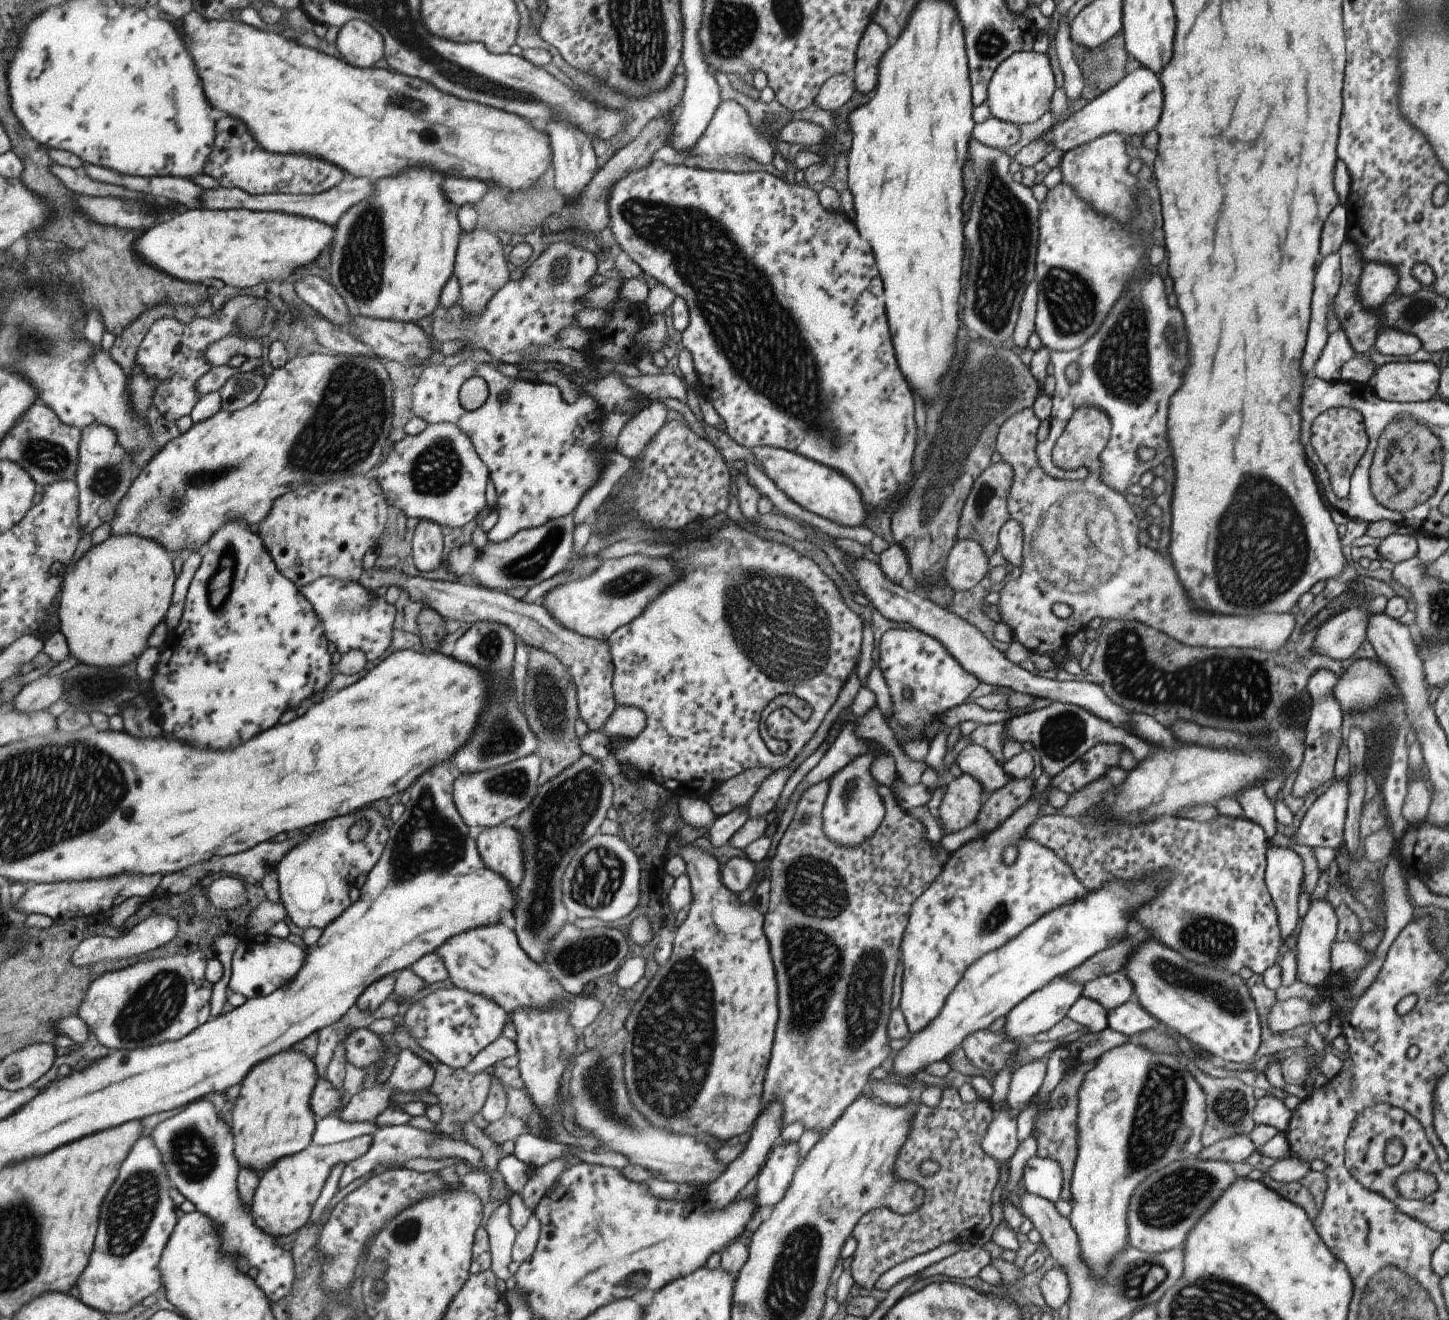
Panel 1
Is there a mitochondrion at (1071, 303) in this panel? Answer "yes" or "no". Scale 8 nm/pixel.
yes

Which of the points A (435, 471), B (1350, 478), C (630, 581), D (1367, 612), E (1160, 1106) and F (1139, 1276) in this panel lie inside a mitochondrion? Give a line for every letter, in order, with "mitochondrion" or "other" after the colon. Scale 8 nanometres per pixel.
A: mitochondrion
B: other
C: mitochondrion
D: other
E: mitochondrion
F: mitochondrion

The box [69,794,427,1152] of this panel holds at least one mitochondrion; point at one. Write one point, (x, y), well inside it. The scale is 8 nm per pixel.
(156, 1004)

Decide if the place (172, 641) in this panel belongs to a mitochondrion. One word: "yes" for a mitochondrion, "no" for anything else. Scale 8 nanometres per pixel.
no

